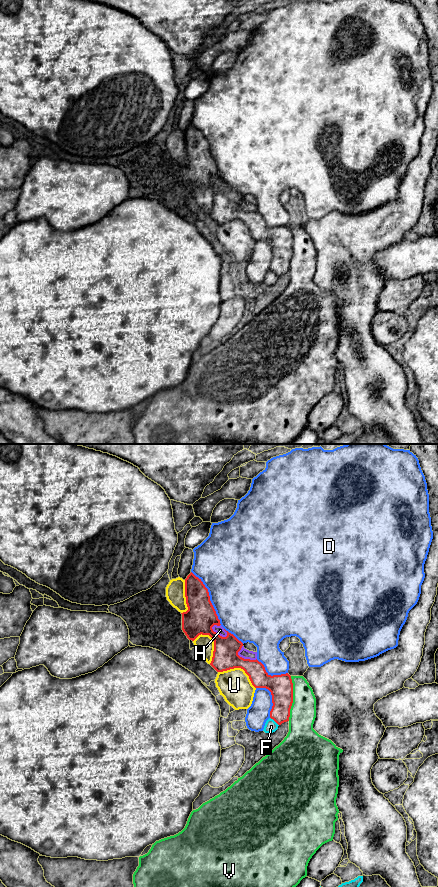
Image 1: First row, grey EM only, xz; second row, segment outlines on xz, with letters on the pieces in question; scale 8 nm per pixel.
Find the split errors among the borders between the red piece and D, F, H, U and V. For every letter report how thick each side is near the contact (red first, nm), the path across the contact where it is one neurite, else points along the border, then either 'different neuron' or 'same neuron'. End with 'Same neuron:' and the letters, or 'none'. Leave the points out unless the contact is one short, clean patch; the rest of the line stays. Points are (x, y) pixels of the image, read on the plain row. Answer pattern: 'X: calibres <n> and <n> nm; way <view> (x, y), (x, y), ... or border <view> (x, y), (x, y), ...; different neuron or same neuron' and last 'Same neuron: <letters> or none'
D: calibres 240 and 480 nm; different neuron
F: calibres 180 and 100 nm; different neuron
H: calibres 240 and 70 nm; same neuron
U: calibres 240 and 150 nm; different neuron
V: calibres 190 and 200 nm; different neuron
Same neuron: H

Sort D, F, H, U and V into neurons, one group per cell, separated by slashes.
D / F / H / U / V

